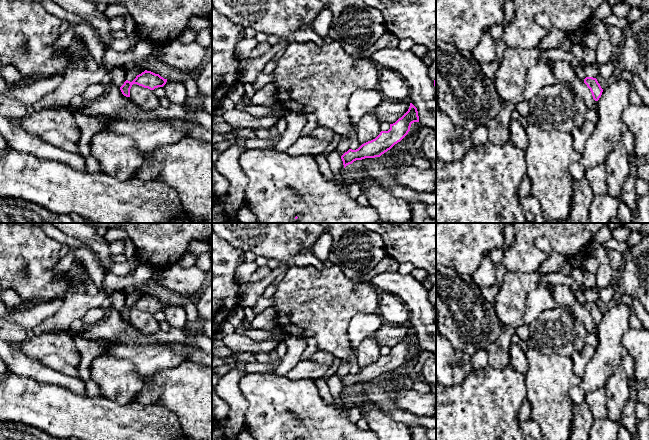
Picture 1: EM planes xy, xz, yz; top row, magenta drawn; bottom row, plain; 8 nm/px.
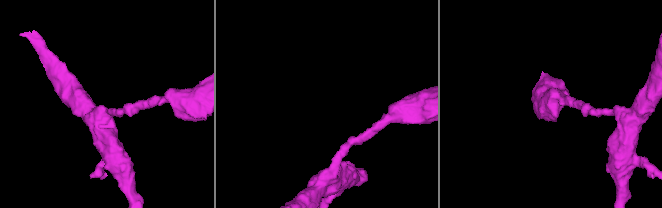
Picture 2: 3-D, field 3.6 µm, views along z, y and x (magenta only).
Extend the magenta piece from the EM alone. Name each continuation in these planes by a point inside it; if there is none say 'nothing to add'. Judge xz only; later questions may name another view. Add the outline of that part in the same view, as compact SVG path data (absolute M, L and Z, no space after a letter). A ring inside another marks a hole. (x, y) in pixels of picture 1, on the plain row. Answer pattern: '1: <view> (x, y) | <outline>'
nothing to add

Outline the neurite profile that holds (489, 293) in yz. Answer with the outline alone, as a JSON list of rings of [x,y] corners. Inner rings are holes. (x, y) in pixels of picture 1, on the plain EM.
[[[502,263],[496,265],[496,283],[488,288],[482,288],[482,295],[489,301],[493,303],[494,297],[498,294],[504,275],[507,272],[505,266]]]

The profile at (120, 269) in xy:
[[[133,256],[126,263],[115,263],[109,272],[117,276],[131,275],[140,264],[142,264],[140,260],[136,256]]]

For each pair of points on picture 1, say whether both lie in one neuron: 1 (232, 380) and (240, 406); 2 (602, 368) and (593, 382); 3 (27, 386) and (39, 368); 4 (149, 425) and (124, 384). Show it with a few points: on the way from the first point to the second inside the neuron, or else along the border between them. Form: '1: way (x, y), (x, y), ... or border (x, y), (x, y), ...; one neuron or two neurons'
1: way (232, 386), (232, 395), (235, 400); one neuron
2: way (599, 371), (593, 379); one neuron
3: border (11, 371), (19, 375), (55, 384); two neurons
4: border (108, 397), (123, 404), (131, 403); two neurons

